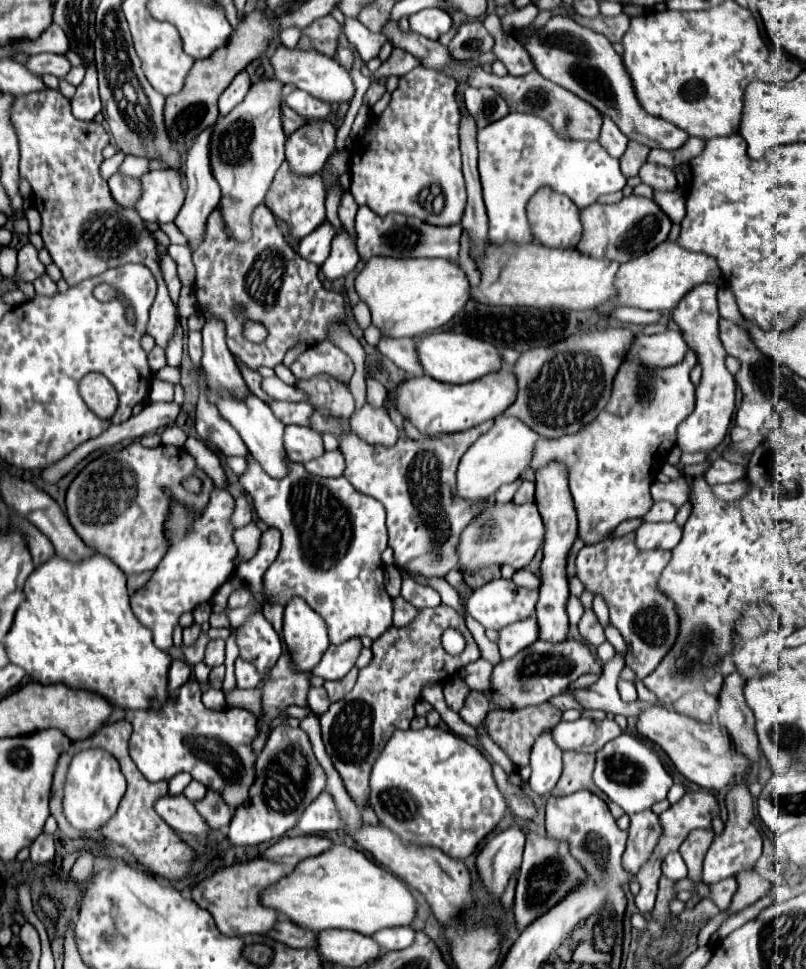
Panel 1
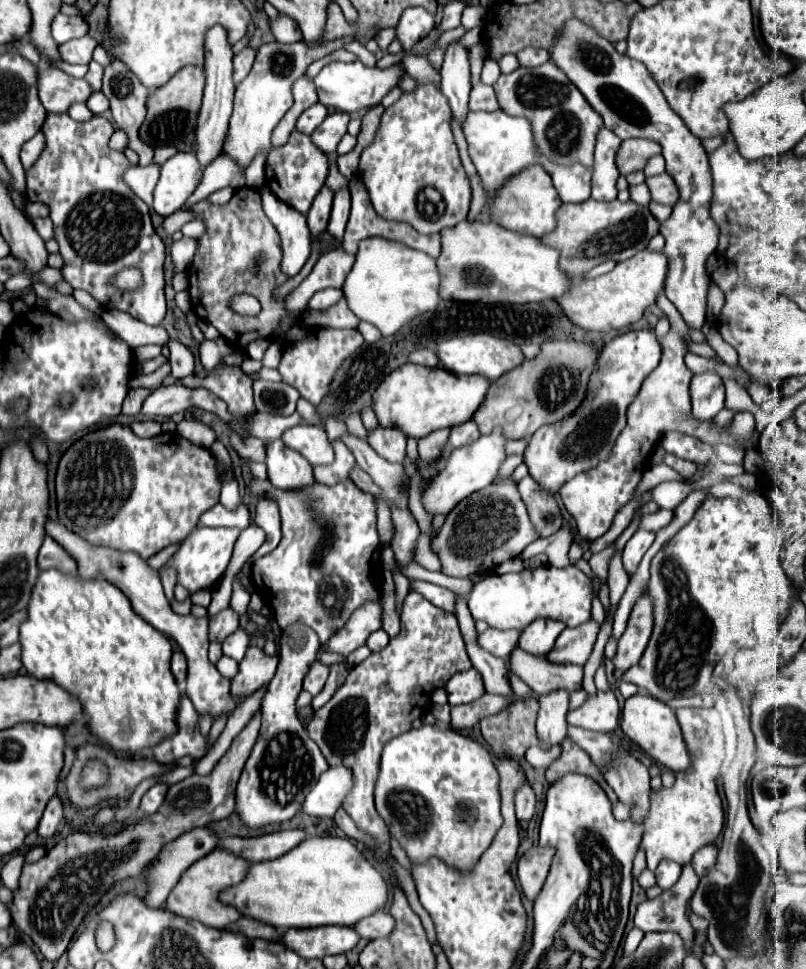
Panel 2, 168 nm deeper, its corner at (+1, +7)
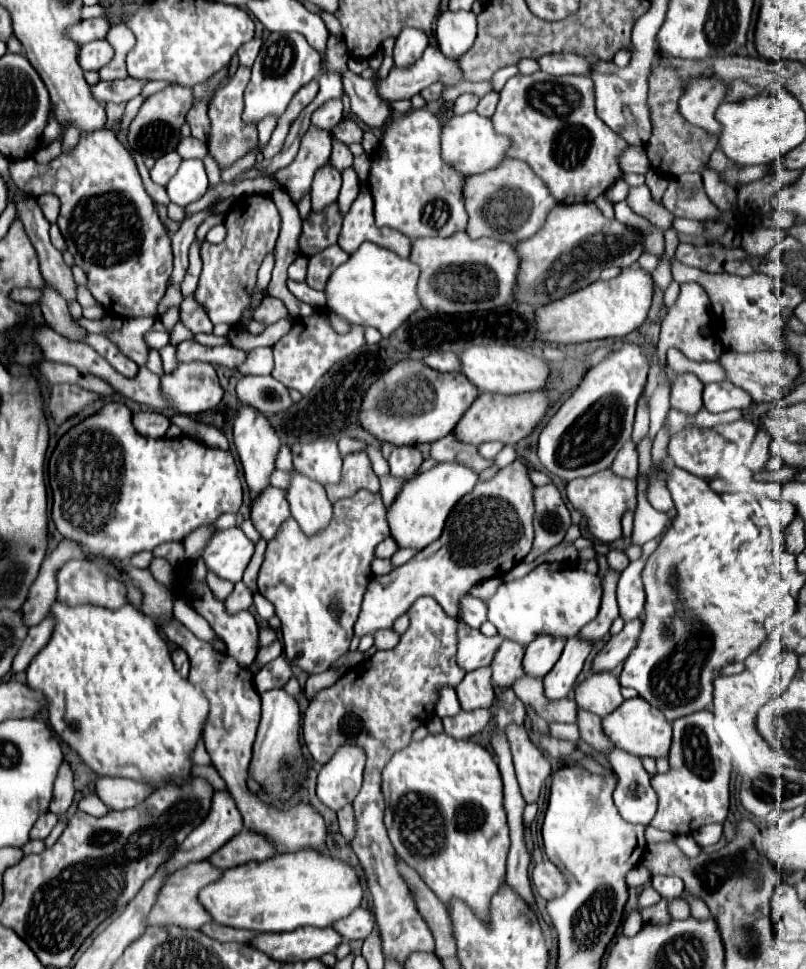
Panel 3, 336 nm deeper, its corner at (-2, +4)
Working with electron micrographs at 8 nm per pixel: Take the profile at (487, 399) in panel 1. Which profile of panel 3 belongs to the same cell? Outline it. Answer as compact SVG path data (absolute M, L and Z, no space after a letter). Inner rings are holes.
M401 360L365 392L359 420L375 438L391 442L393 446L431 444L455 430L477 394L475 384L461 372L443 374L417 360Z

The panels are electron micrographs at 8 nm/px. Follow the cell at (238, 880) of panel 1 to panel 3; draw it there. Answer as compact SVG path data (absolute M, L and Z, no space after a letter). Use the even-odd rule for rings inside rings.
M209 860L189 864L189 866L181 868L181 870L177 870L175 874L171 874L171 876L167 878L167 882L163 884L163 888L161 888L159 898L157 898L155 906L153 906L153 910L149 912L147 926L173 924L173 926L181 926L181 928L195 928L195 930L199 930L203 924L213 922L213 918L209 916L209 912L207 912L207 910L203 908L203 904L199 902L199 892L201 892L207 884L217 882L221 876L223 876L223 870L221 870L221 868L215 868Z

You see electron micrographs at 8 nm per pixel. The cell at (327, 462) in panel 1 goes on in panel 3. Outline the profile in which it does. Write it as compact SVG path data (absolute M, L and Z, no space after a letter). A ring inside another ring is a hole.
M353 452L343 456L343 480L339 484L327 484L327 496L331 502L351 496L357 490L369 490L379 492L379 478L371 470L371 462L365 452Z

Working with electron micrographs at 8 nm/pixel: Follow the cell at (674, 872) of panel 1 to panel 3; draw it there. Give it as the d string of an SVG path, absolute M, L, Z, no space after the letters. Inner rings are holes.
M659 874L659 876L653 876L651 884L667 900L673 900L675 896L681 896L681 892L683 892L683 880L677 878L677 876Z

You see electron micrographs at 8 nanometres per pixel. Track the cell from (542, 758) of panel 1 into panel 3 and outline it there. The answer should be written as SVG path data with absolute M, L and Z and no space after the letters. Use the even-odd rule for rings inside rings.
M577 638L567 640L561 658L553 666L553 670L543 678L545 696L549 700L567 698L567 694L575 688L575 680L577 680L579 672L583 670L585 658L589 656L591 648L593 646L583 640L577 640Z

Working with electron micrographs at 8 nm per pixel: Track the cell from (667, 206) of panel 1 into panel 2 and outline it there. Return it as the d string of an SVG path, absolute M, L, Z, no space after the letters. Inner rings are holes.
M652 201L652 203L650 203L650 211L652 211L652 215L654 215L660 223L664 223L664 221L670 217L672 207L668 207L668 205L656 205L656 201Z

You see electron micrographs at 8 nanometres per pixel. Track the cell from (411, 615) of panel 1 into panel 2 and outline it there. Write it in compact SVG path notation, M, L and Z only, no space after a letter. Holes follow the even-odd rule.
M386 571L386 575L384 575L382 595L384 595L382 629L384 629L390 637L396 637L396 635L400 633L400 617L398 617L396 607L394 607L394 581L392 581L392 575L390 575L388 571Z

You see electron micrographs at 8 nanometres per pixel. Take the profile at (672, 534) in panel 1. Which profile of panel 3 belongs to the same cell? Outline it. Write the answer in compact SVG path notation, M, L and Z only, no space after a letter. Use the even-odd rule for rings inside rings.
M649 540L647 544L643 544L641 546L643 554L637 560L629 562L629 566L621 572L621 578L617 584L617 602L619 602L619 614L623 616L625 622L639 618L643 614L645 592L643 592L641 572L651 552L655 552L655 548L657 548L657 540Z

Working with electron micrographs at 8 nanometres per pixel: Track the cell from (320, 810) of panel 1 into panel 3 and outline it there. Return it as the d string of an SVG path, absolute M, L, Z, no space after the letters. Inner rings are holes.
M343 746L321 768L317 778L317 798L333 812L351 804L361 788L365 754L357 746Z

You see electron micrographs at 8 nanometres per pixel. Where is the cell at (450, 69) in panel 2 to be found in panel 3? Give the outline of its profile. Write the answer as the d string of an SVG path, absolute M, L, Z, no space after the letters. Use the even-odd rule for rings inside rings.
M441 12L437 18L437 42L441 52L459 62L461 56L473 46L477 36L477 18L473 12Z

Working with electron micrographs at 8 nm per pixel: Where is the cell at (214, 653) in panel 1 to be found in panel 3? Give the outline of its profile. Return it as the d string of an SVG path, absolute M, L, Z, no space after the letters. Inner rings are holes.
M237 582L235 584L235 590L229 594L229 598L225 600L225 612L227 614L235 614L235 612L241 612L241 610L249 610L249 606L253 604L253 594L251 590L243 584L243 582Z

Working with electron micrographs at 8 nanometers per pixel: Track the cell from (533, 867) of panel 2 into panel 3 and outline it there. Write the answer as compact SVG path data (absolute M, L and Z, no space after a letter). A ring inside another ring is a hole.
M543 858L535 868L533 868L533 884L535 890L545 898L551 900L555 896L559 896L565 890L565 880L561 876L561 872L557 870L557 866L553 862L549 862L547 858Z

